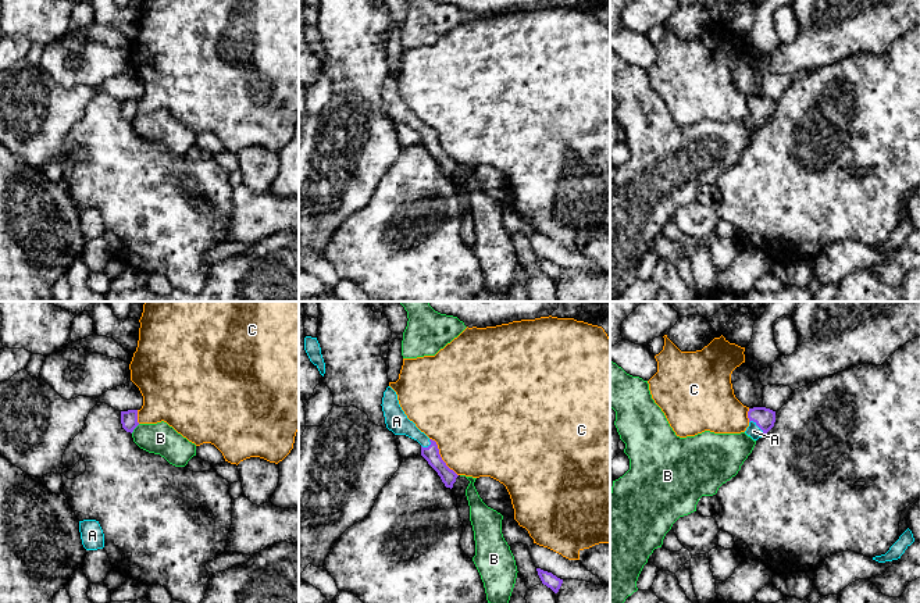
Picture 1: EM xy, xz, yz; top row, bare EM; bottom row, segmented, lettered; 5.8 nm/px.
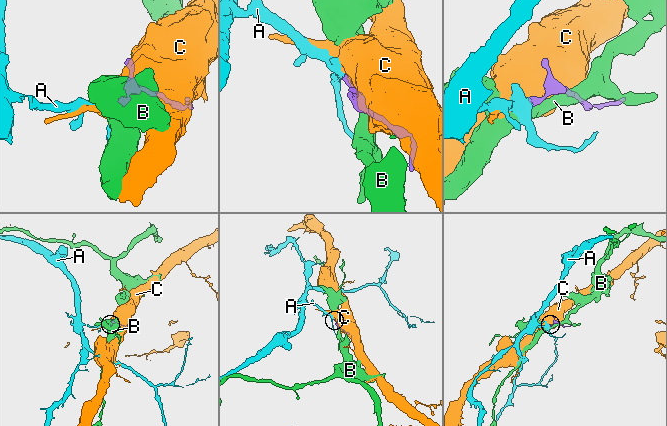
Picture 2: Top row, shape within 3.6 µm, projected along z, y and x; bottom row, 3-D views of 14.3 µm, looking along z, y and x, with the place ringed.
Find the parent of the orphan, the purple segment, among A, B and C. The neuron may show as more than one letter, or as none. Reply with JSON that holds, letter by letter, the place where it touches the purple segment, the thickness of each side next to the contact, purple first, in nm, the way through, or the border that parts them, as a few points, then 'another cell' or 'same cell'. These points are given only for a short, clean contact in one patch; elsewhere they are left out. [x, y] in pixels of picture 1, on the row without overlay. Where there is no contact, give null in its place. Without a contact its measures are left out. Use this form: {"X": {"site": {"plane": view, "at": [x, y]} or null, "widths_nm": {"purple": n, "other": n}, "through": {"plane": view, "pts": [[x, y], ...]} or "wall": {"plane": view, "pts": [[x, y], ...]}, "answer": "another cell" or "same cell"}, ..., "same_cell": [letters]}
{"A": {"site": {"plane": "yz", "at": [759, 116]}, "widths_nm": {"purple": 120, "other": 80}, "through": {"plane": "yz", "pts": [[765, 107], [759, 116], [753, 120]]}, "answer": "same cell"}, "B": {"site": {"plane": "xy", "at": [135, 116]}, "widths_nm": {"purple": 100, "other": 180}, "answer": "another cell"}, "C": {"site": {"plane": "xz", "at": [439, 145]}, "widths_nm": {"purple": 90, "other": 480}, "answer": "another cell"}, "same_cell": ["A"]}

